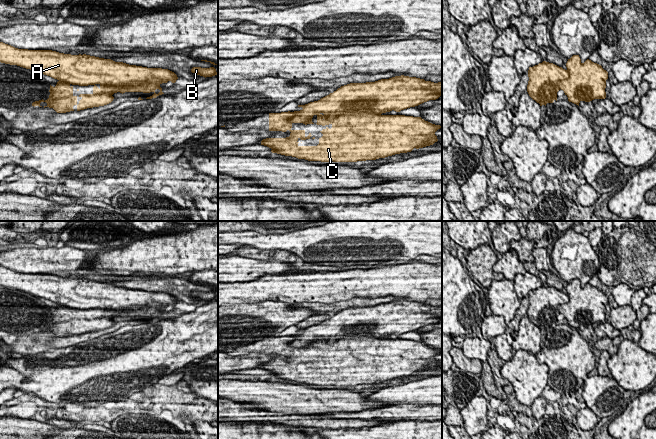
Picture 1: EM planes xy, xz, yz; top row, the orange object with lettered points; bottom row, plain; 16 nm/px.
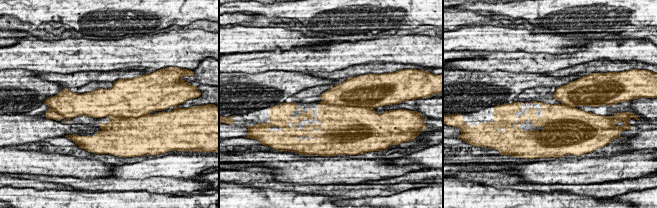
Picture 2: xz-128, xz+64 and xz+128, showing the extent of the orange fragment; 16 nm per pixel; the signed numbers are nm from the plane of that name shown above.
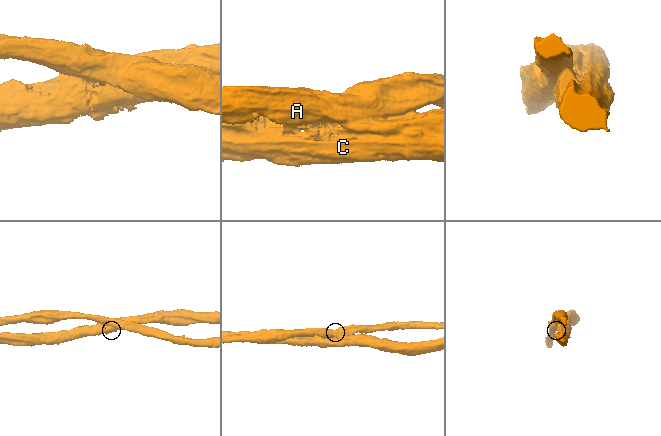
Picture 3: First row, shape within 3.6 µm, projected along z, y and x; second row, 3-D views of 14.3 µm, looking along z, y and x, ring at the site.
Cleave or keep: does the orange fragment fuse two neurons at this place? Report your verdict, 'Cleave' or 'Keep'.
Cleave

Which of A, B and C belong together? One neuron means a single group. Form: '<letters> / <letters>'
A / B C

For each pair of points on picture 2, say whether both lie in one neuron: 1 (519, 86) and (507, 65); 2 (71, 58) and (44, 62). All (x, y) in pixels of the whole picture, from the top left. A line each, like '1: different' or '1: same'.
1: different
2: same

